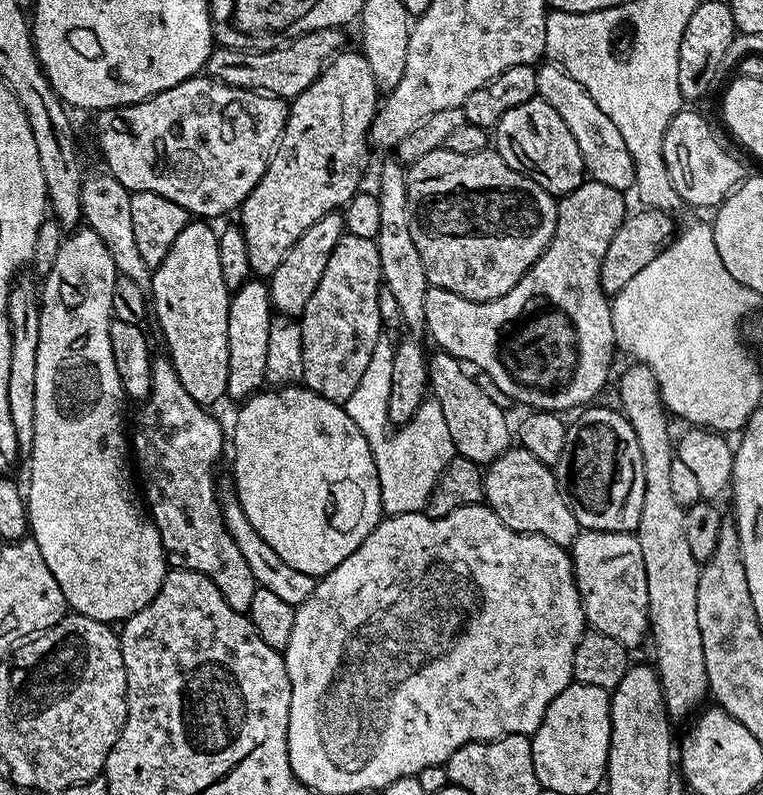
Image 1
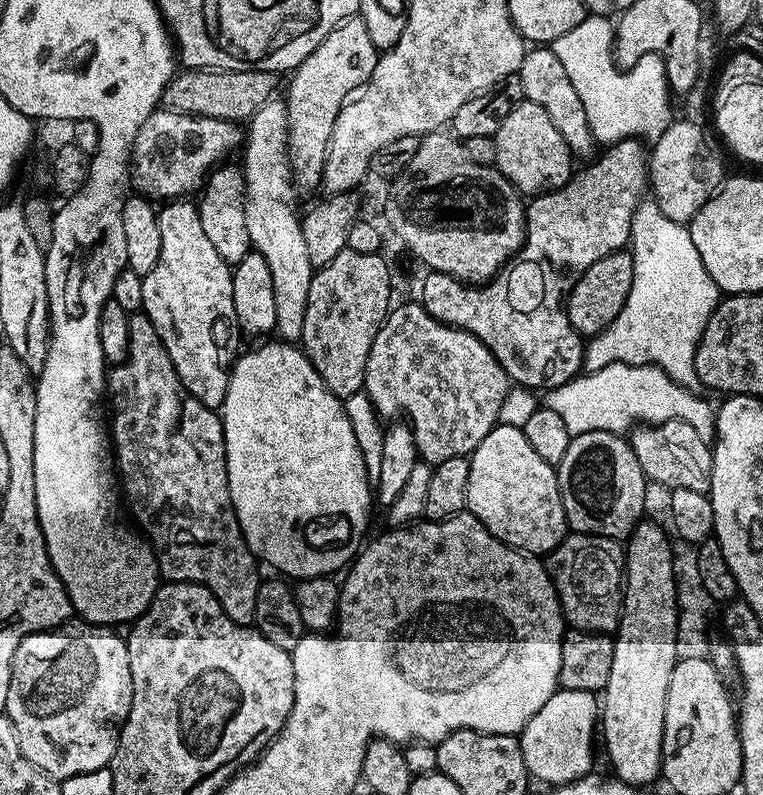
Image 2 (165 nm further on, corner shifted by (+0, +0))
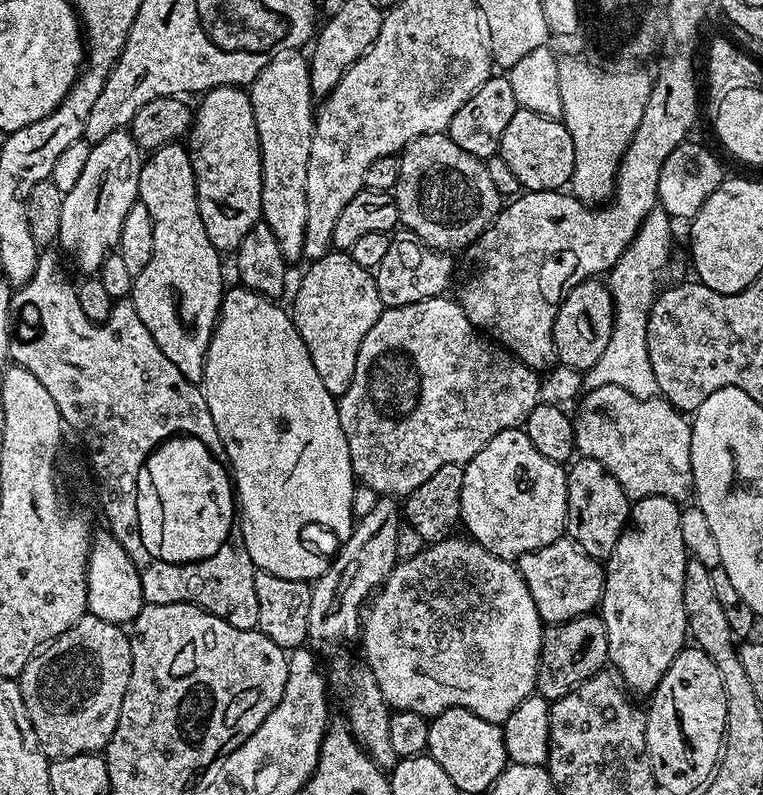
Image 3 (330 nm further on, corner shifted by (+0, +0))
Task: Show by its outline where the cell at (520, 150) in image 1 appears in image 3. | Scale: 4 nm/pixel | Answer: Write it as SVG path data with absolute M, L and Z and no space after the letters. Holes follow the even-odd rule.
M517 107L514 118L502 134L498 153L510 166L514 178L518 178L521 189L529 192L555 192L563 189L574 174L575 152L573 138L560 118L540 116L522 107Z

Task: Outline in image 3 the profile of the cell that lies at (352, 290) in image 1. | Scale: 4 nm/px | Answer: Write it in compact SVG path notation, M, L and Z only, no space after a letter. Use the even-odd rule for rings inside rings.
M330 250L307 266L309 268L296 288L290 315L302 342L306 342L310 362L314 362L318 378L322 378L322 386L338 398L350 390L362 338L370 334L370 326L378 322L385 306L382 298L378 298L375 275L369 269L358 266L347 251Z

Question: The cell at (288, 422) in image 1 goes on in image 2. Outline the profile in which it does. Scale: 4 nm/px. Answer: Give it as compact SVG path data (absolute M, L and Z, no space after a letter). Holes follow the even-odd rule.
M260 342L257 348L252 348L248 353L237 355L235 364L232 365L232 377L228 383L226 390L226 398L224 399L224 406L222 409L222 419L224 422L224 441L226 442L226 470L228 471L228 485L230 486L230 498L232 505L236 511L236 517L240 523L240 529L244 535L244 541L248 543L249 550L252 555L264 560L268 564L273 564L280 573L285 577L296 576L295 578L307 578L310 576L332 576L340 567L343 569L357 555L358 549L361 547L360 539L364 536L364 527L368 524L368 500L370 504L370 479L369 479L369 465L364 458L364 451L361 448L358 438L354 438L354 426L350 426L350 418L346 418L346 410L344 409L344 401L339 396L335 396L326 386L326 382L322 382L322 378L318 374L318 370L314 370L314 366L308 361L308 357L304 355L303 351L295 343L292 342L275 342L276 344L264 344L268 342Z

